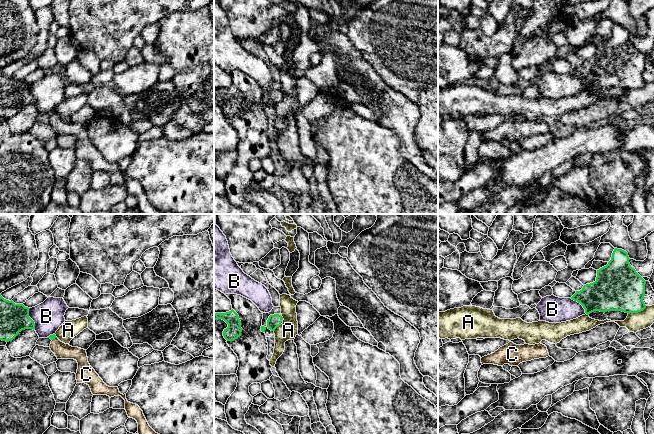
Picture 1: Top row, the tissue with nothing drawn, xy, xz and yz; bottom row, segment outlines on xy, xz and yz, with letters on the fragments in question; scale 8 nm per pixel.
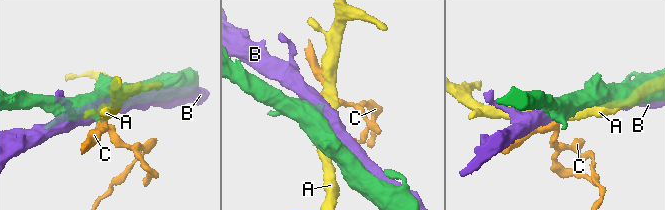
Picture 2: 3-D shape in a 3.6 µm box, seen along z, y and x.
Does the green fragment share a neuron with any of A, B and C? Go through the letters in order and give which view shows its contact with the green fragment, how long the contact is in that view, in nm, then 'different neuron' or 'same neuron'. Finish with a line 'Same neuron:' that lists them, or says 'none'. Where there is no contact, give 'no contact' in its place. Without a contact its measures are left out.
A: contact in yz; length 170 nm; different neuron
B: contact in xy; length 180 nm; different neuron
C: contact in xy; length 50 nm; same neuron
Same neuron: C

